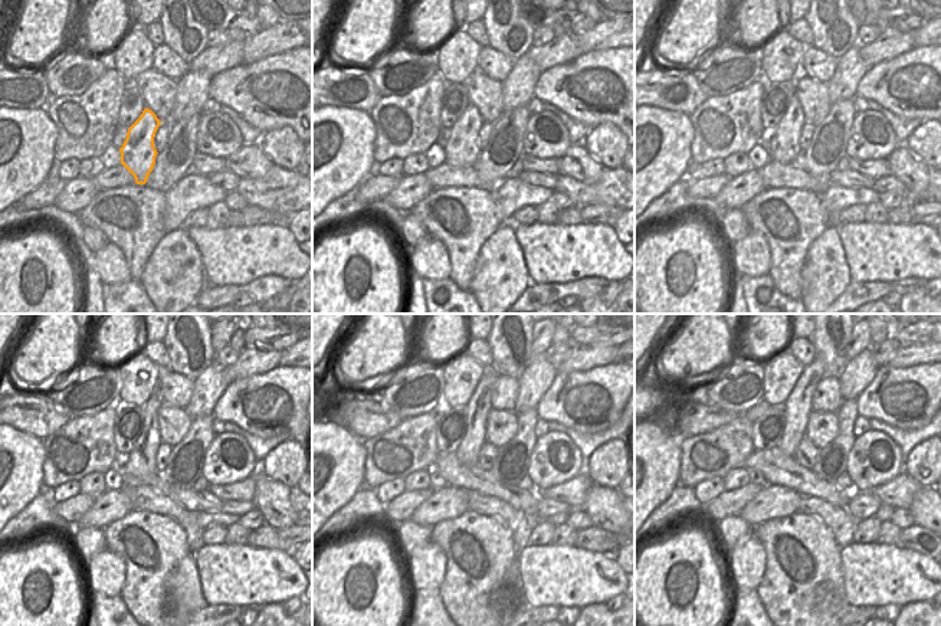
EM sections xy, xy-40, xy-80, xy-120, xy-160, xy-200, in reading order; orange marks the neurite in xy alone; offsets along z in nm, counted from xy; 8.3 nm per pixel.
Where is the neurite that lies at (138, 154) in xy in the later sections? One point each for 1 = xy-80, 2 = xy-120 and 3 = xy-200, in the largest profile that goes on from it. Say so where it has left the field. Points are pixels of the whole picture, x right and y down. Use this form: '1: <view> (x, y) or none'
1: xy-80 (782, 143)
2: xy-120 (141, 461)
3: xy-200 (797, 405)

